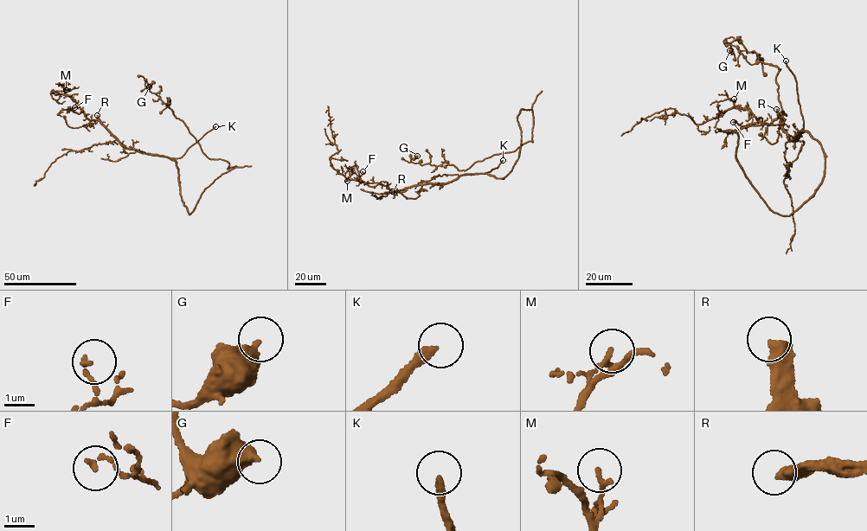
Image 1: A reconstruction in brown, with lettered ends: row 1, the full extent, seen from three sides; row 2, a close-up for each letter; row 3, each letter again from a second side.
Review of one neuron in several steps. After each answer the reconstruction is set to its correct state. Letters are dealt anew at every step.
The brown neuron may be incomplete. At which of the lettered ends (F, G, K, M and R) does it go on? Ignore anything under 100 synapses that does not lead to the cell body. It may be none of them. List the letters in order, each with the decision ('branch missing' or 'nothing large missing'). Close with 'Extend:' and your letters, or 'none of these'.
F: nothing large missing
G: nothing large missing
K: branch missing
M: nothing large missing
R: branch missing
Extend: K, R

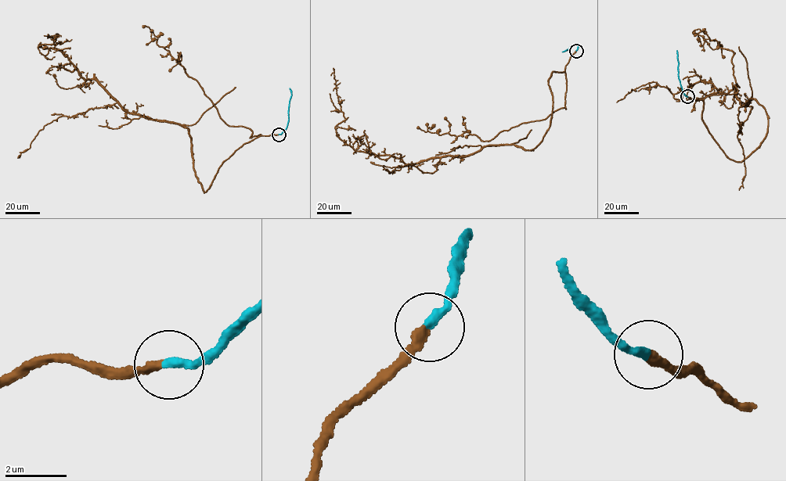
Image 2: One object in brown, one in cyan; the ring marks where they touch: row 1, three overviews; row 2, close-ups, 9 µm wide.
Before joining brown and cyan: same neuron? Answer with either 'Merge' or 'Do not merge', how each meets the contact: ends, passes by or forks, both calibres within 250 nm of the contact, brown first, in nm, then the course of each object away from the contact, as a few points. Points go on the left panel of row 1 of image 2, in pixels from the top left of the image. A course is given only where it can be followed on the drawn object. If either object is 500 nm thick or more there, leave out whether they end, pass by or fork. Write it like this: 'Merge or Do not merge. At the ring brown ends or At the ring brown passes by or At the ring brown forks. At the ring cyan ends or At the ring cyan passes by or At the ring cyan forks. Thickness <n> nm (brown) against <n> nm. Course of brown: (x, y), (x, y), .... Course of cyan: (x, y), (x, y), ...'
Merge. At the ring brown ends. At the ring cyan ends. Thickness 300 nm (brown) against 300 nm. Course of brown: (279, 134), (245, 143), (204, 193), (187, 128), (124, 111), (61, 52), (37, 48), (56, 34), (54, 41). Course of cyan: (279, 134), (285, 130), (288, 121), (291, 95), (290, 87)

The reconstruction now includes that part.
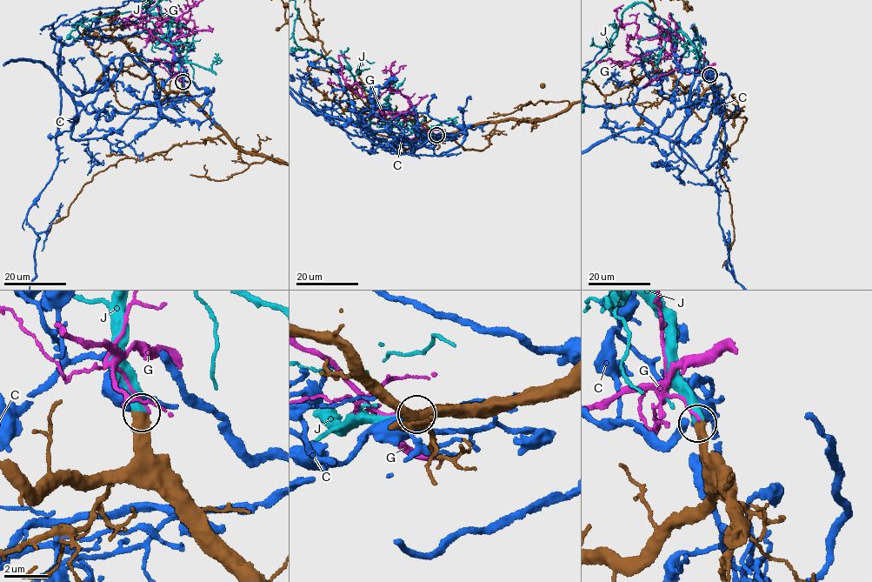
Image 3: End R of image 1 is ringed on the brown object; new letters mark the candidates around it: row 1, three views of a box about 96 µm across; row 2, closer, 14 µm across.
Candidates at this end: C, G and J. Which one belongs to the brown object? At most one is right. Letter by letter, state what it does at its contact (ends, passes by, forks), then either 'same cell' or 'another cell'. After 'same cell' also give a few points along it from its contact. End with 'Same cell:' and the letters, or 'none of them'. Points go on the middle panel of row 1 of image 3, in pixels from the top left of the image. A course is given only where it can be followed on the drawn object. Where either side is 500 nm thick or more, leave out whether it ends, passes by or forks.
C: another cell
G: another cell
J: same cell
Same cell: J

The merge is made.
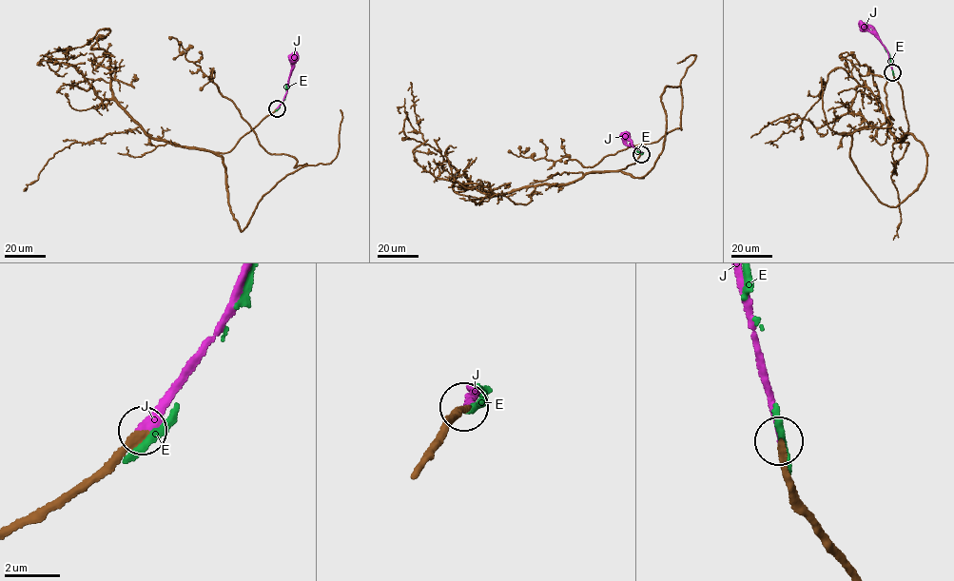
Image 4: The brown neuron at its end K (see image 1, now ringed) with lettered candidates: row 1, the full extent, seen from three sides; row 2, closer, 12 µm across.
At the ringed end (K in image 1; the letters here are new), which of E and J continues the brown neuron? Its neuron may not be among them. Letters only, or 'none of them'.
J

